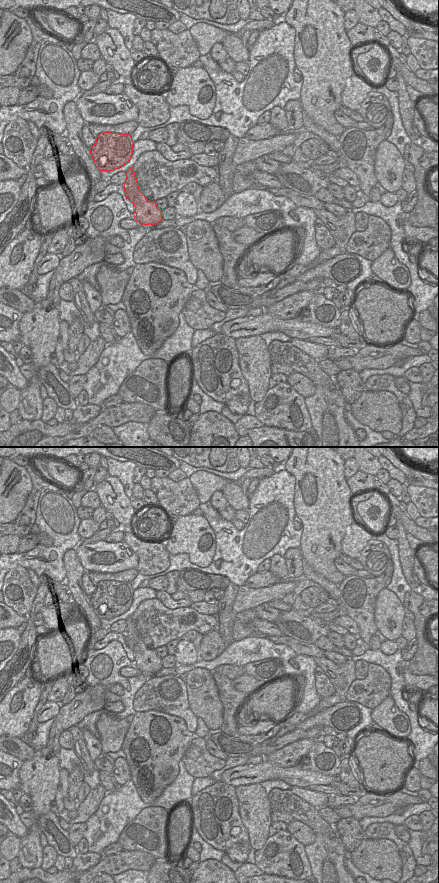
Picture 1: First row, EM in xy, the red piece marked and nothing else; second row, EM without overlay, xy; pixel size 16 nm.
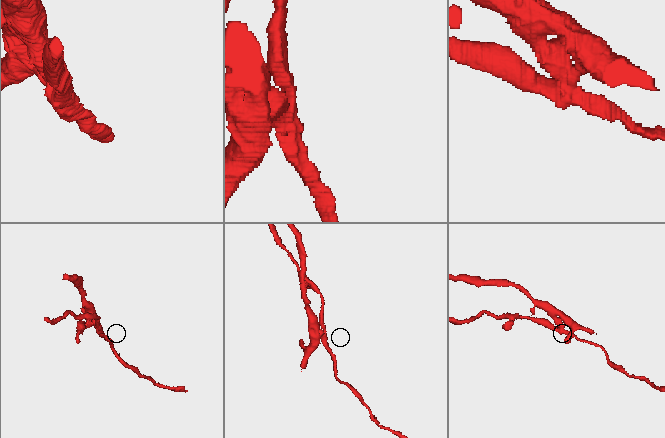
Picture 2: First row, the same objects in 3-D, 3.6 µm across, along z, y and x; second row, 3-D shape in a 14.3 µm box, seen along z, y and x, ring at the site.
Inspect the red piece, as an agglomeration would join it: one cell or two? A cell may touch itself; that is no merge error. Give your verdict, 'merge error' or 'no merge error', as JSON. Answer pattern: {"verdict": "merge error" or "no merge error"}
{"verdict": "merge error"}

